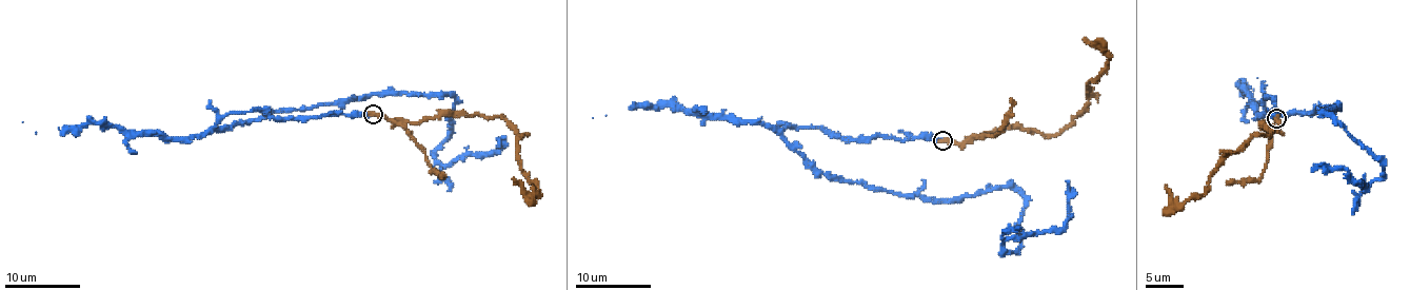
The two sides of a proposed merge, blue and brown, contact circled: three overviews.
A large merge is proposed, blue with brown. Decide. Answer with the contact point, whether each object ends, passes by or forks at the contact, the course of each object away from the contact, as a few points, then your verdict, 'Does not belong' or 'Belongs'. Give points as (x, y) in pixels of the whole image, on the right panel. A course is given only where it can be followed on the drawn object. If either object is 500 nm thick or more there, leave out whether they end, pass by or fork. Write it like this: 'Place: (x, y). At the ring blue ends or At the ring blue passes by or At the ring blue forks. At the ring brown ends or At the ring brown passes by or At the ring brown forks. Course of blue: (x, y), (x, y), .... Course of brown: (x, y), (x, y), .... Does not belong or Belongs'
Place: (1276, 118). At the ring blue ends. At the ring brown ends. Course of blue: (1276, 117), (1267, 95), (1269, 112), (1337, 107), (1325, 113), (1382, 176), (1367, 190), (1344, 168), (1311, 171). Course of brown: (1276, 117), (1278, 127), (1263, 127), (1270, 134), (1254, 134), (1231, 153), (1203, 194), (1174, 204), (1165, 185). Belongs

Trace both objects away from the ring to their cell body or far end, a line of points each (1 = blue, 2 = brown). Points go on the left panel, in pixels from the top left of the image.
1: (372, 114), (230, 111), (213, 130), (363, 96), (442, 94), (454, 98), (451, 133), (436, 158), (496, 147)
2: (372, 114), (410, 122), (442, 115), (501, 116), (518, 136), (523, 173), (538, 188), (529, 193), (514, 177)

